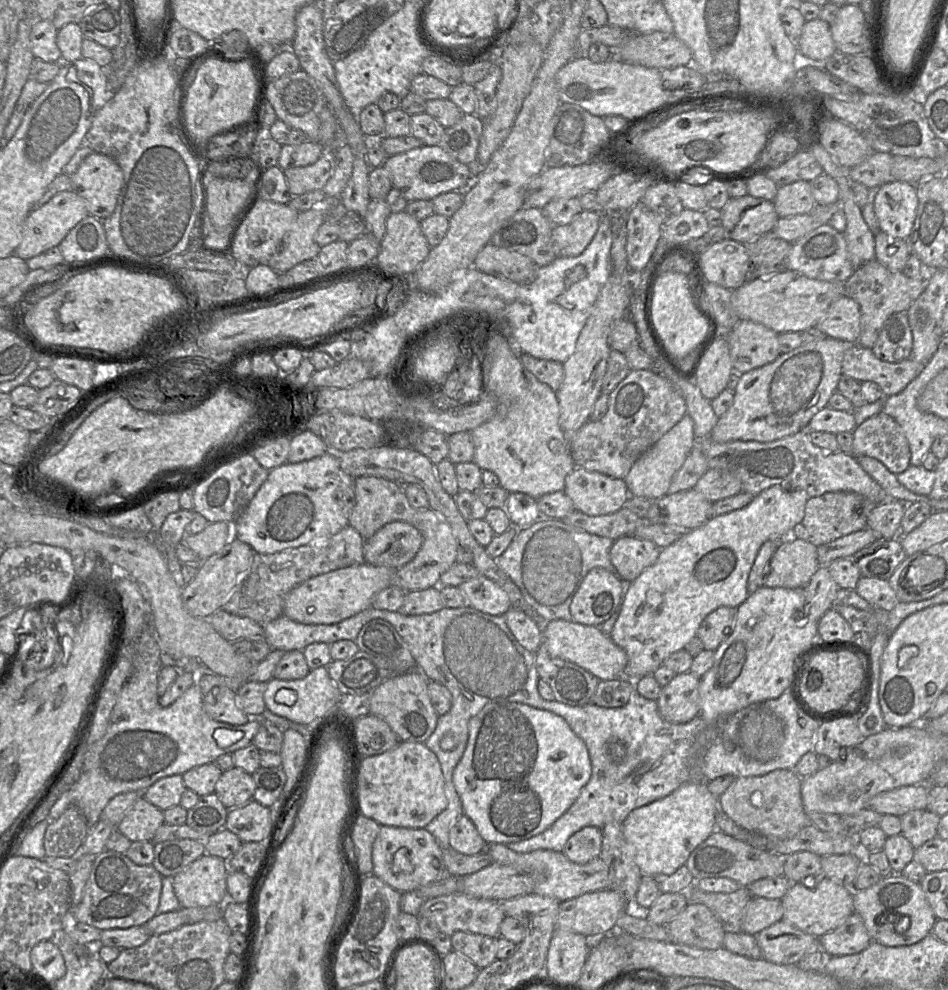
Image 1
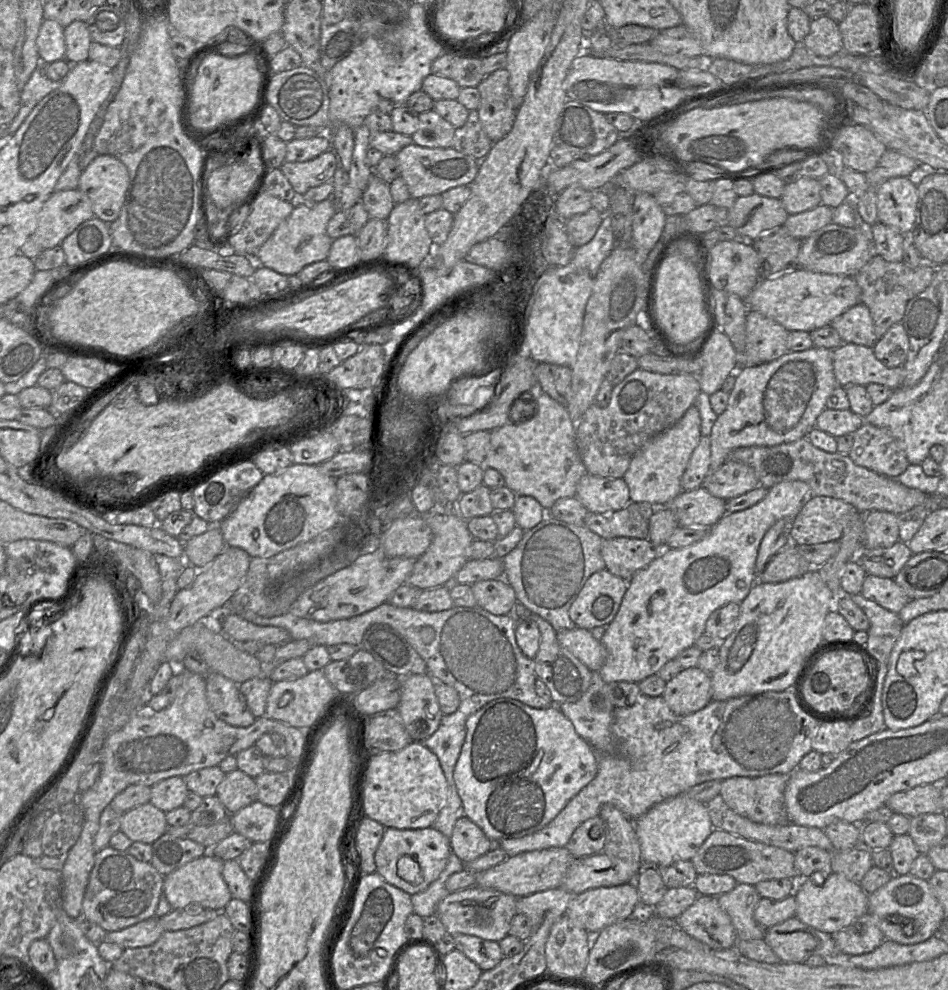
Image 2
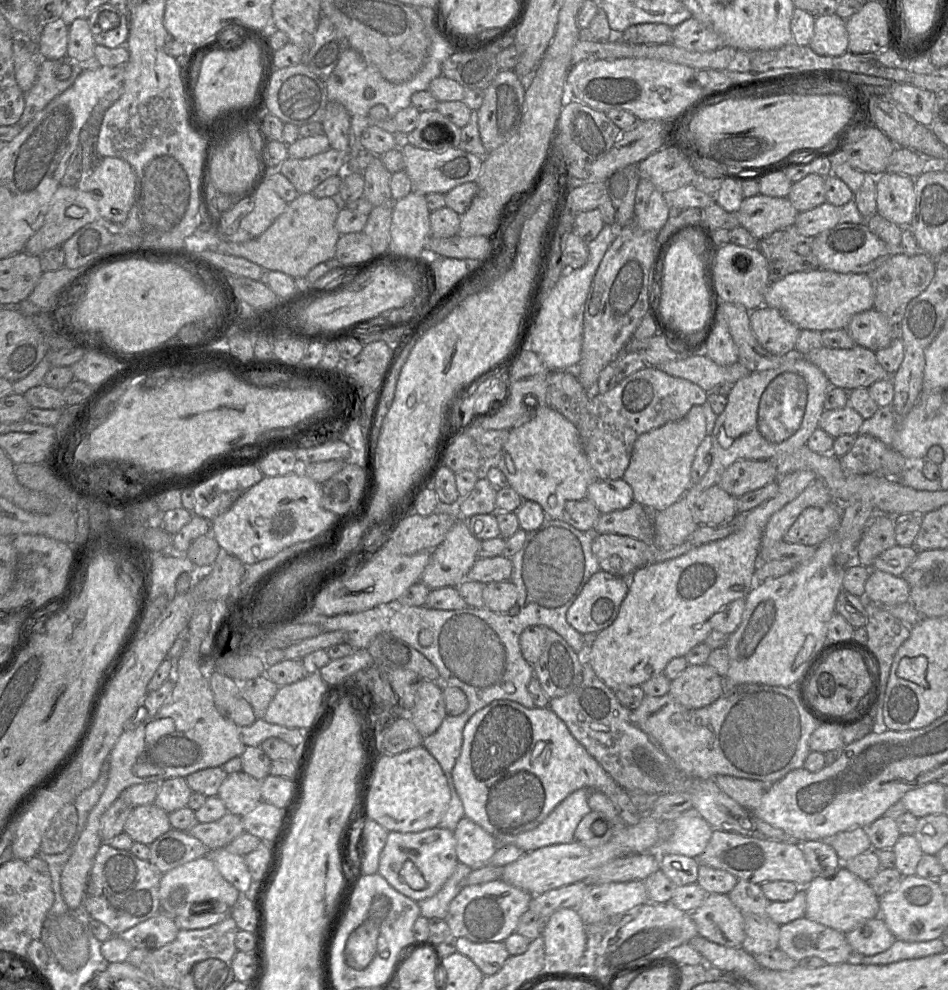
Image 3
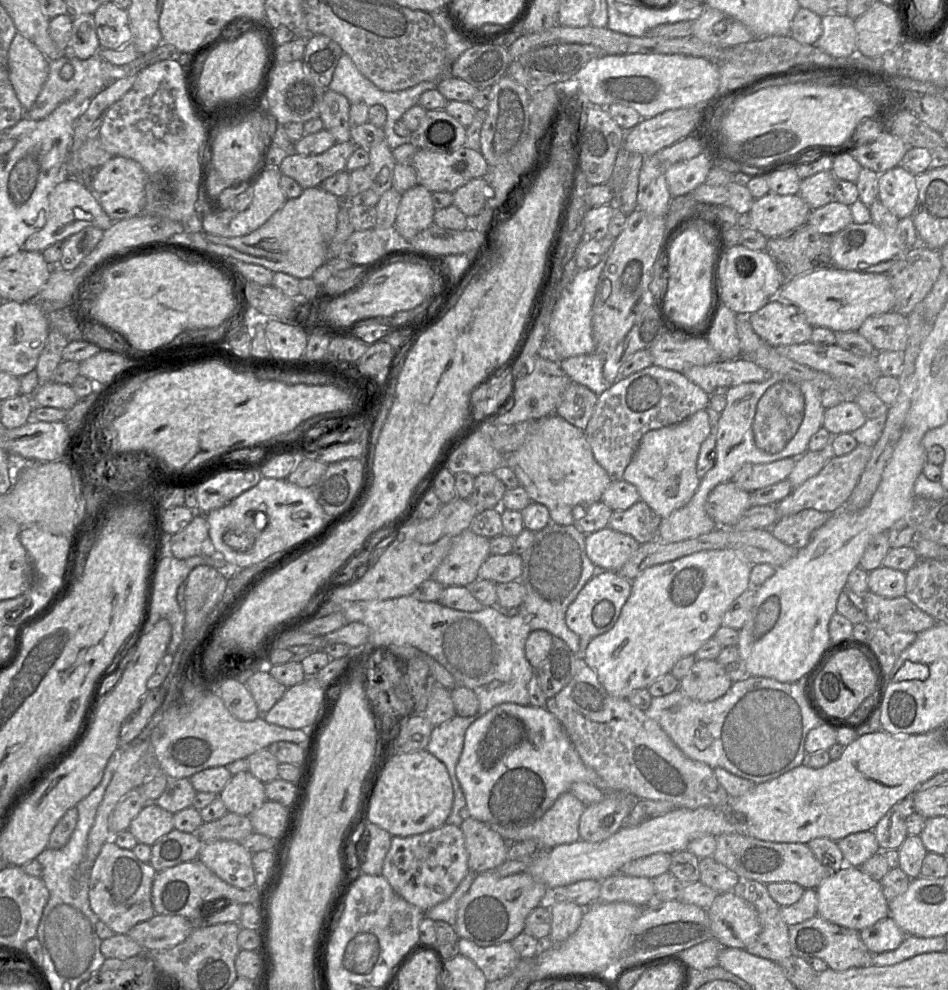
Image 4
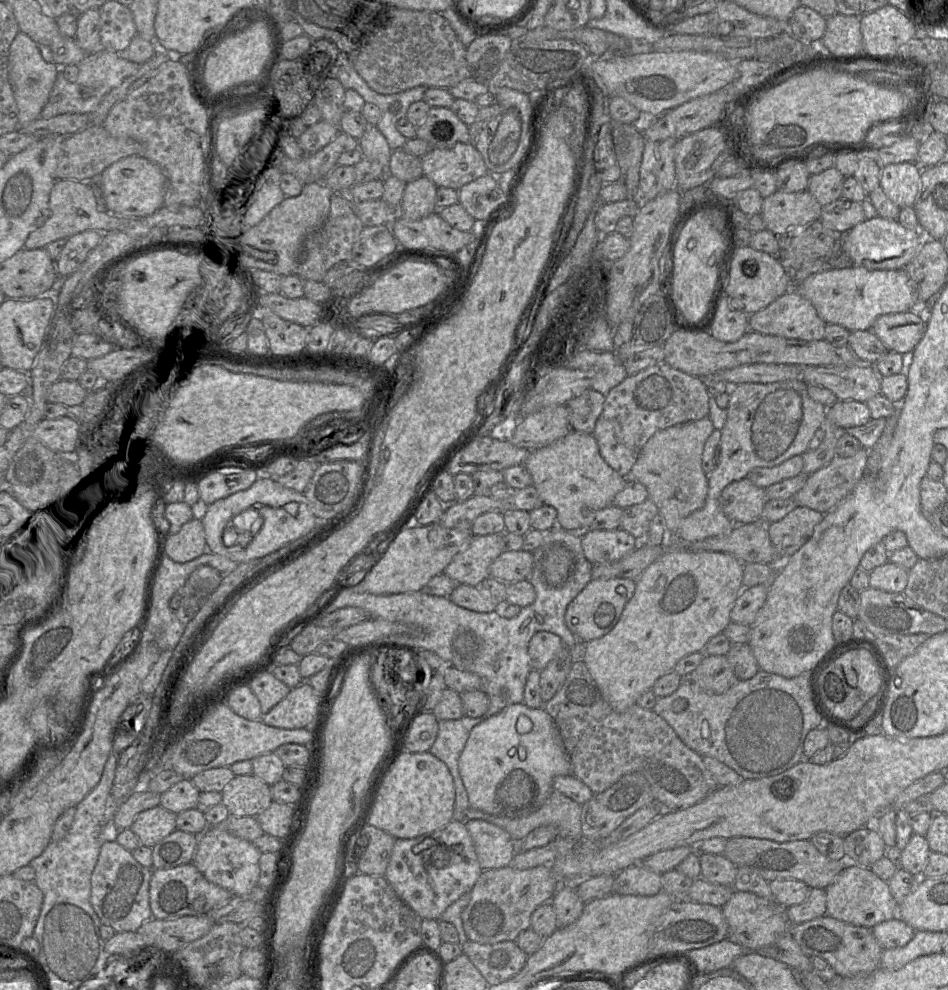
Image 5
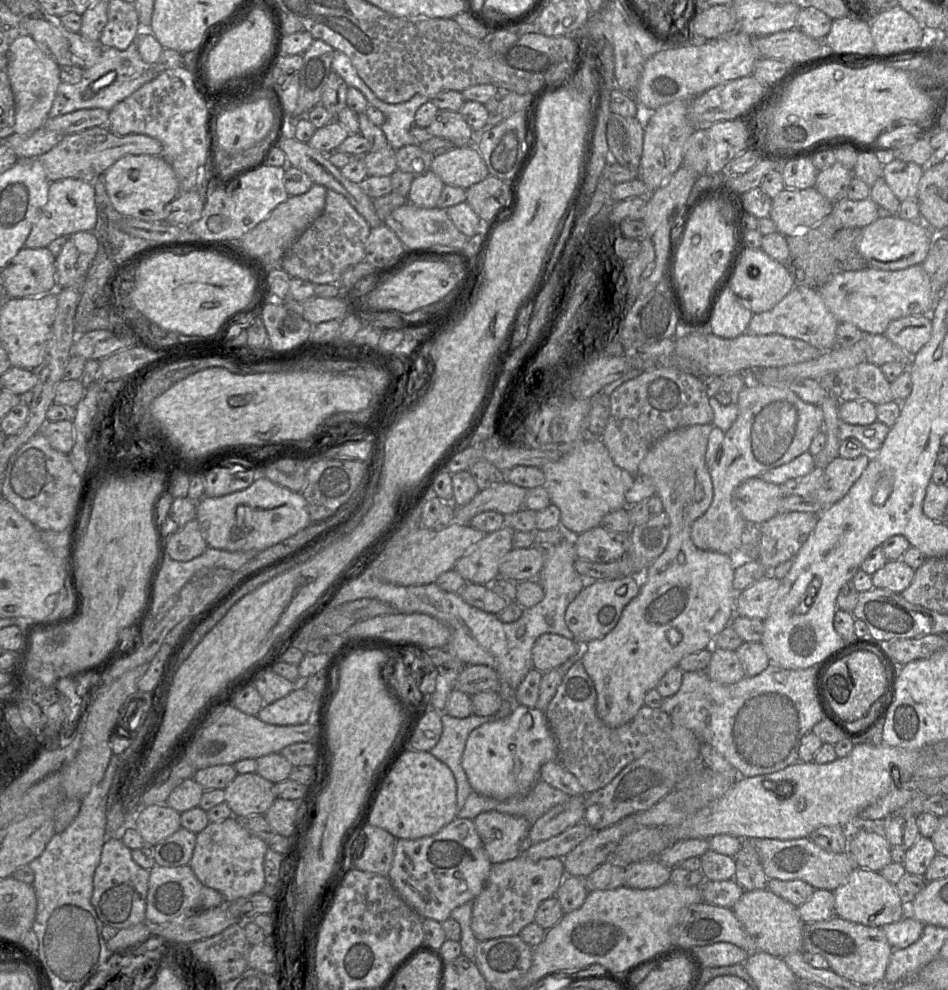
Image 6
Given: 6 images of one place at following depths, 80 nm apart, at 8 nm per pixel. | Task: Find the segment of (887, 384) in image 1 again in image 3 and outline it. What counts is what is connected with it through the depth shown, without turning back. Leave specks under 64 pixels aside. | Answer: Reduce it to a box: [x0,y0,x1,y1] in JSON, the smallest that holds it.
[802,345,893,392]

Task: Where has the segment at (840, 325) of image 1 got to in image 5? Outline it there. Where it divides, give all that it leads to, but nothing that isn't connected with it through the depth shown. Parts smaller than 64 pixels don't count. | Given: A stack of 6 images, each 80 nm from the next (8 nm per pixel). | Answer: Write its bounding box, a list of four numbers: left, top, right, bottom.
[871,304,930,356]

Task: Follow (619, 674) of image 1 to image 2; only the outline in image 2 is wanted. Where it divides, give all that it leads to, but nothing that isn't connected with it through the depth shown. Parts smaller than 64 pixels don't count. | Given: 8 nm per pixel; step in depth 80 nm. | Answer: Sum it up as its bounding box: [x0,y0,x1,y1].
[557,627,607,671]

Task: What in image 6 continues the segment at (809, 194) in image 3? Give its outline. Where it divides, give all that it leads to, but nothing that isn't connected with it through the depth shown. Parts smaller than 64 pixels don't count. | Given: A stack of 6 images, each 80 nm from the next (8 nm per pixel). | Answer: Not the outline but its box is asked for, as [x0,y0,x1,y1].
[814,163,854,203]

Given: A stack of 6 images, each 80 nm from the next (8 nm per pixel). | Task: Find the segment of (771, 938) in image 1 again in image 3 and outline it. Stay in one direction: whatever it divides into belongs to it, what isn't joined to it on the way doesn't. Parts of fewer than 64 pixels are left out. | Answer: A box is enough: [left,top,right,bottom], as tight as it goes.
[778,916,855,964]

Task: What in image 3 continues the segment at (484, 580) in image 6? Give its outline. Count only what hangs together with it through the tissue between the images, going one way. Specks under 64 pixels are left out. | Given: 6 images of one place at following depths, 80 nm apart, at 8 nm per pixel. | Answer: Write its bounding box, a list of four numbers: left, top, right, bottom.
[420,518,481,590]

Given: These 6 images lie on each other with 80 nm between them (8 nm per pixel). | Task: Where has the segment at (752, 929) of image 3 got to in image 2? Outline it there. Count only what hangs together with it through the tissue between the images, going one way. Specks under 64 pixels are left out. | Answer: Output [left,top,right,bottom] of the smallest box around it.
[717,883,765,940]

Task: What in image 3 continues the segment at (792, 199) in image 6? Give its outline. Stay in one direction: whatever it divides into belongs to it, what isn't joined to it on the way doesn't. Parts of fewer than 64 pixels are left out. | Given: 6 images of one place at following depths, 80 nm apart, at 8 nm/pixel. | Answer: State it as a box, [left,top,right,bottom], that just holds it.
[735,194,799,240]

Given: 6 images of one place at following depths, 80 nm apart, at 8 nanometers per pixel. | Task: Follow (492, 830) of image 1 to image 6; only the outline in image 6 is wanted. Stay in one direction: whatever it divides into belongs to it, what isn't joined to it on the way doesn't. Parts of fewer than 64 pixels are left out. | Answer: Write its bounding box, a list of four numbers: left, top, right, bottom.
[462,705,557,800]

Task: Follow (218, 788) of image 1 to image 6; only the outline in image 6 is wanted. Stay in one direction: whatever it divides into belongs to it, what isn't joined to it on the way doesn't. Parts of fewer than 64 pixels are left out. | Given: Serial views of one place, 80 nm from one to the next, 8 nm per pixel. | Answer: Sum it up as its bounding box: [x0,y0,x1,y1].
[224,772,277,817]

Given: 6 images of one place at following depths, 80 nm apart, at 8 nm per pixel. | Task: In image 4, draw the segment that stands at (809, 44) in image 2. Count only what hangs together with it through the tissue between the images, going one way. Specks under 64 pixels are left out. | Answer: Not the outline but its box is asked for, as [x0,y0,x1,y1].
[814,15,855,57]

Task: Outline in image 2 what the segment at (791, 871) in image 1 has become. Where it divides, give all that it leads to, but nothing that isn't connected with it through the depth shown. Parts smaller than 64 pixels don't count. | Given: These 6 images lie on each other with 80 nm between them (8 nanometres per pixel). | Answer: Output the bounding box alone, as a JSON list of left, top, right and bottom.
[794,846,833,884]

